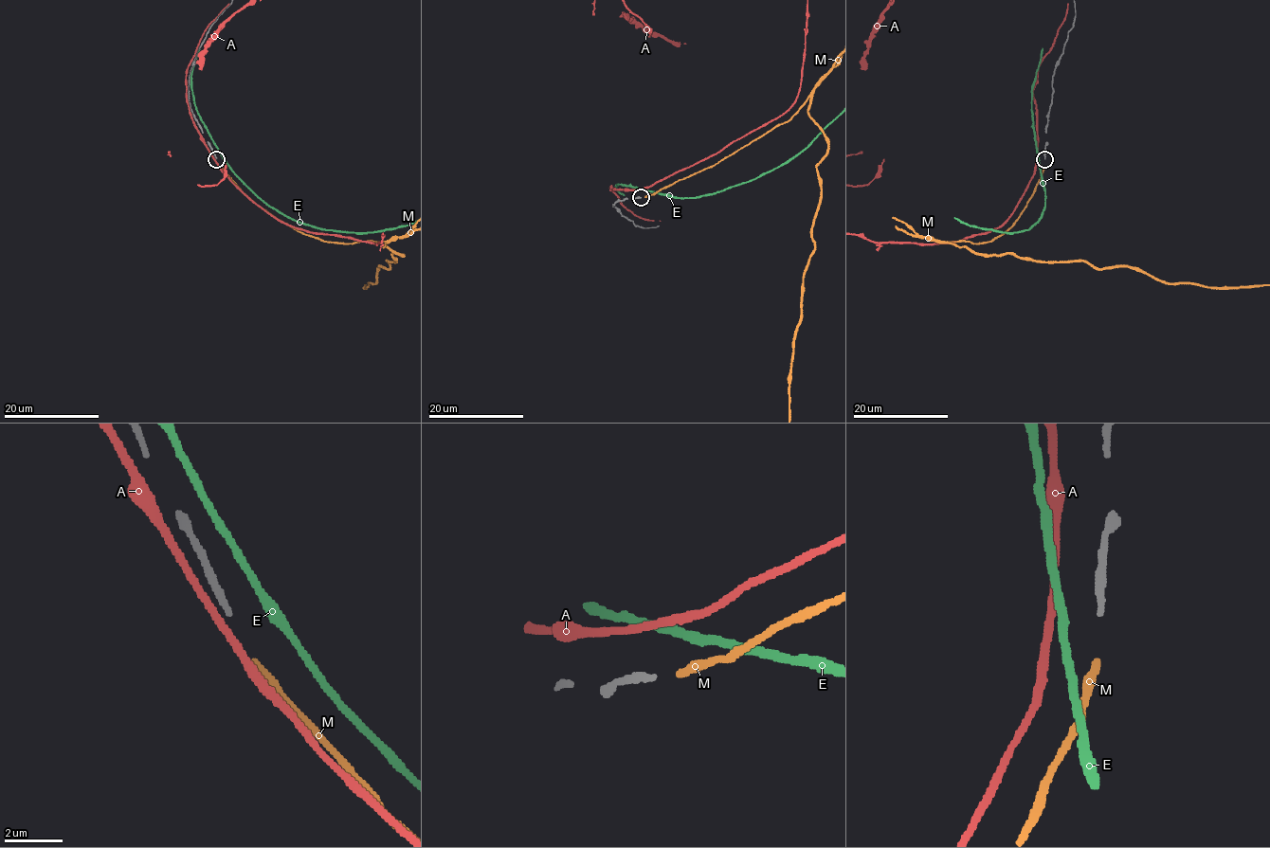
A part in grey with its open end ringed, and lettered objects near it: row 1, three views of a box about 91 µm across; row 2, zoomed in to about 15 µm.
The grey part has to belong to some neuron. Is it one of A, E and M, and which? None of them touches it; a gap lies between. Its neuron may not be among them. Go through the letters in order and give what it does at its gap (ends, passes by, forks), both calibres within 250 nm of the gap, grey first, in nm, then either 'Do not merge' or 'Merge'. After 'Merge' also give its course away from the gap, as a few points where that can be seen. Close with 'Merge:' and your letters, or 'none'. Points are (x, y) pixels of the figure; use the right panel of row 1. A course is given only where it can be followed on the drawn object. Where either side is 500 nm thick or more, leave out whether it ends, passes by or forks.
A: It passes by. Thickness 240 nm (grey) against 240 nm. Do not merge
E: It passes by. Thickness 240 nm (grey) against 320 nm. Do not merge
M: It ends there. Thickness 240 nm (grey) against 240 nm. Merge
Merge: M

